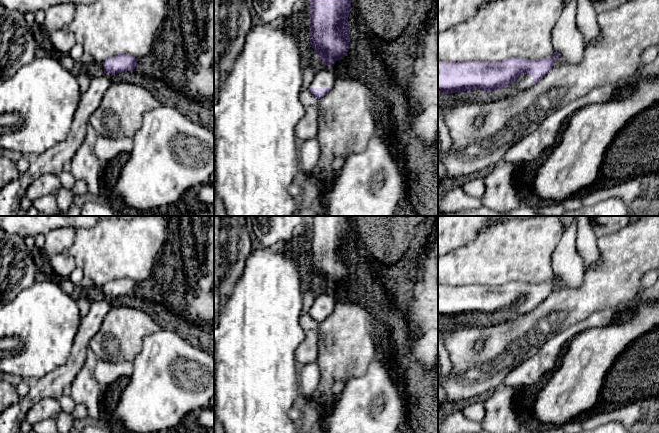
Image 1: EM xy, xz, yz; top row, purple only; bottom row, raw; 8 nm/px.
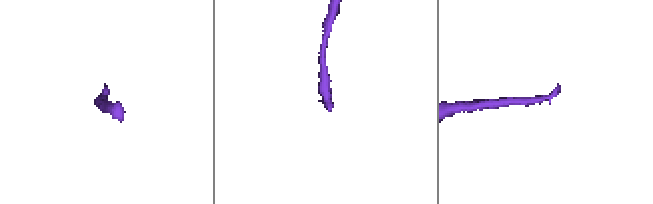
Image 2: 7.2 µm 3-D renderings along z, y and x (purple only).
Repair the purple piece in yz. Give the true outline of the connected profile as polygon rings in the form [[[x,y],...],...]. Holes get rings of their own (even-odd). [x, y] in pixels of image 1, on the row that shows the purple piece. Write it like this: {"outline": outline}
{"outline": [[[557,51],[551,58],[523,60],[520,57],[510,57],[503,61],[462,61],[448,62],[438,61],[438,92],[442,94],[472,91],[480,87],[484,92],[495,92],[507,88],[510,84],[514,87],[513,93],[522,92],[531,88],[540,81],[555,65],[560,57]]]}

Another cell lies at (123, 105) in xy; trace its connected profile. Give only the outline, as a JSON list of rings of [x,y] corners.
[[[112,82],[89,124],[99,136],[132,138],[145,112],[159,107],[159,100],[146,88],[133,83]]]

